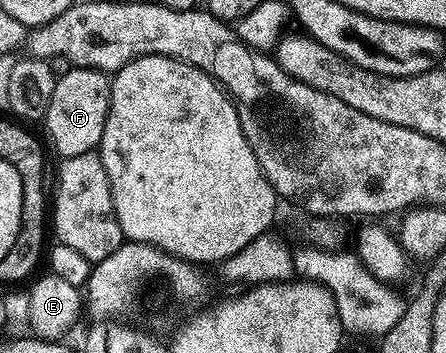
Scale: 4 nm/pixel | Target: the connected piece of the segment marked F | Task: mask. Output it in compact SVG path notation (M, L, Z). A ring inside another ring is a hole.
M75 67L65 77L56 81L53 95L45 116L47 135L59 157L77 157L77 153L96 150L105 133L105 121L109 117L111 79L108 72L95 71L91 67Z

